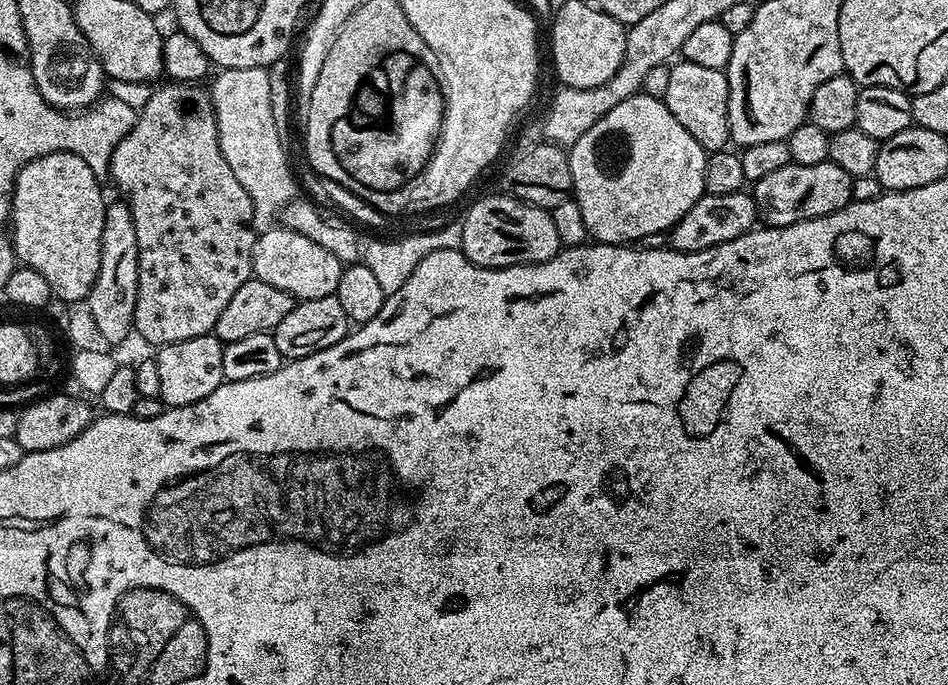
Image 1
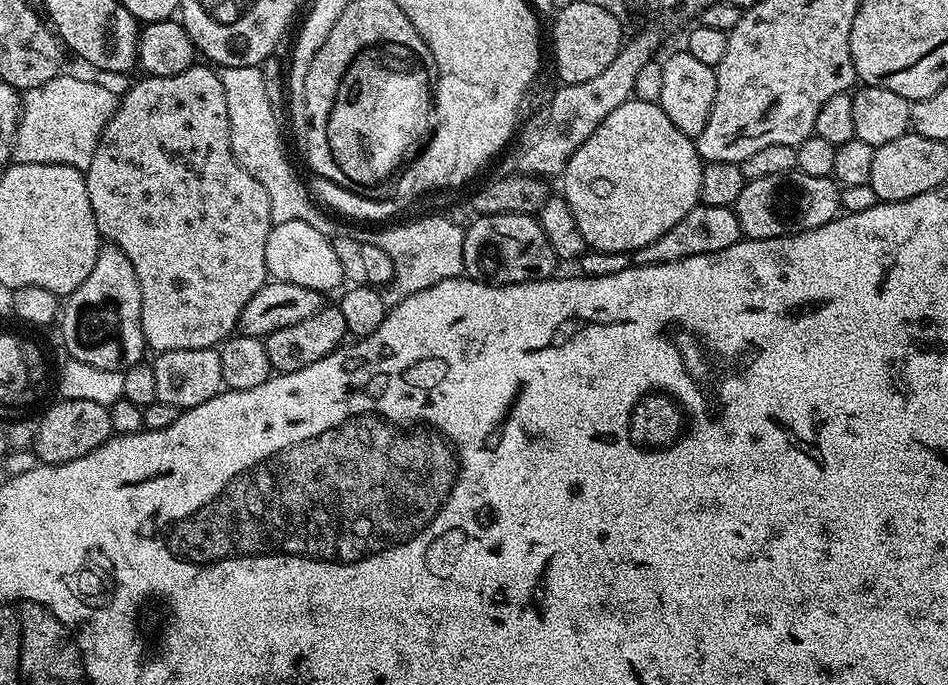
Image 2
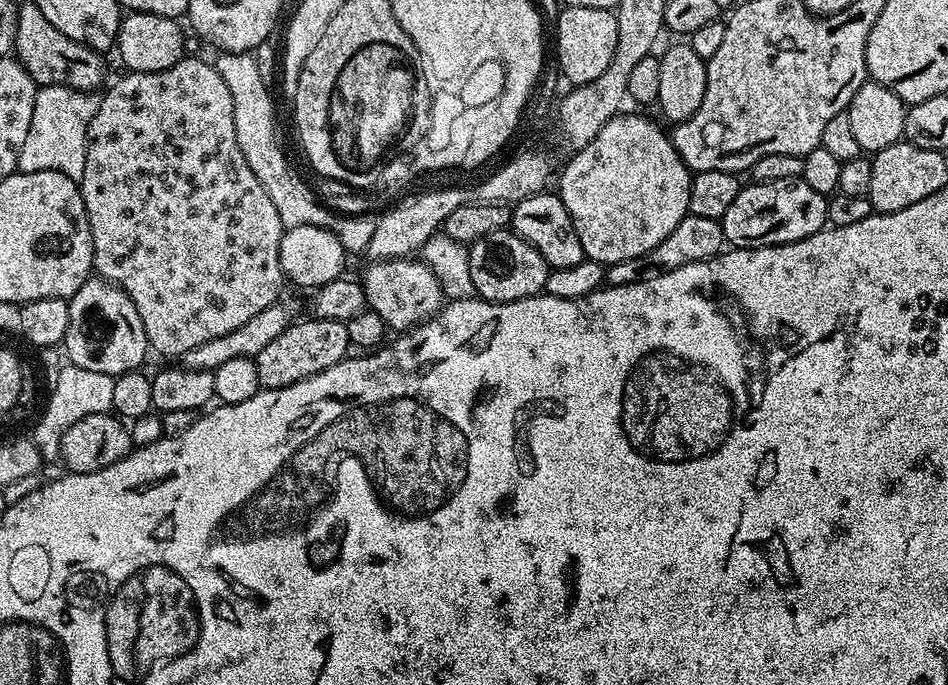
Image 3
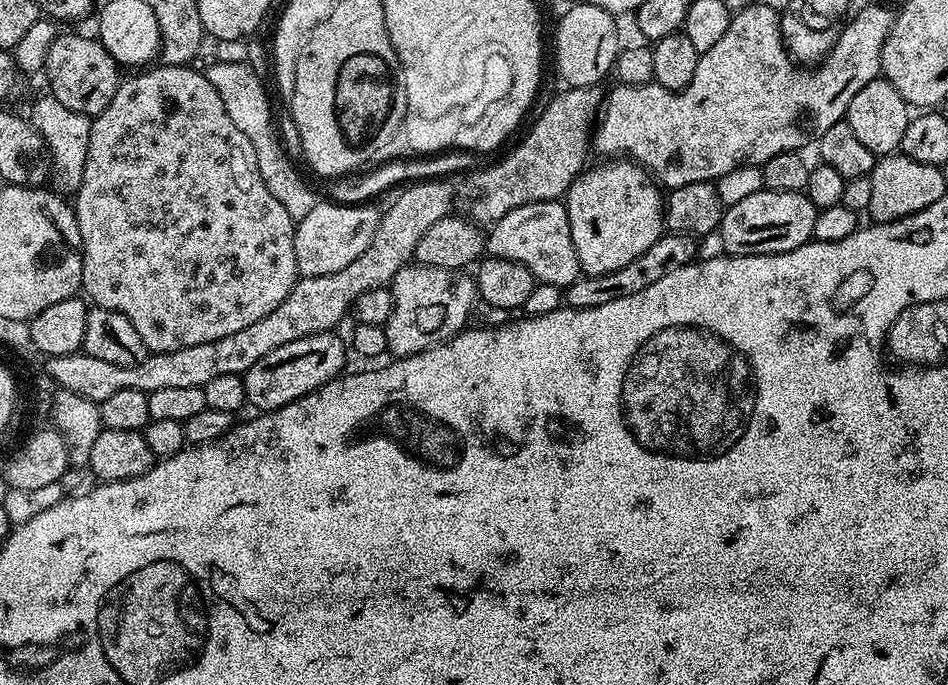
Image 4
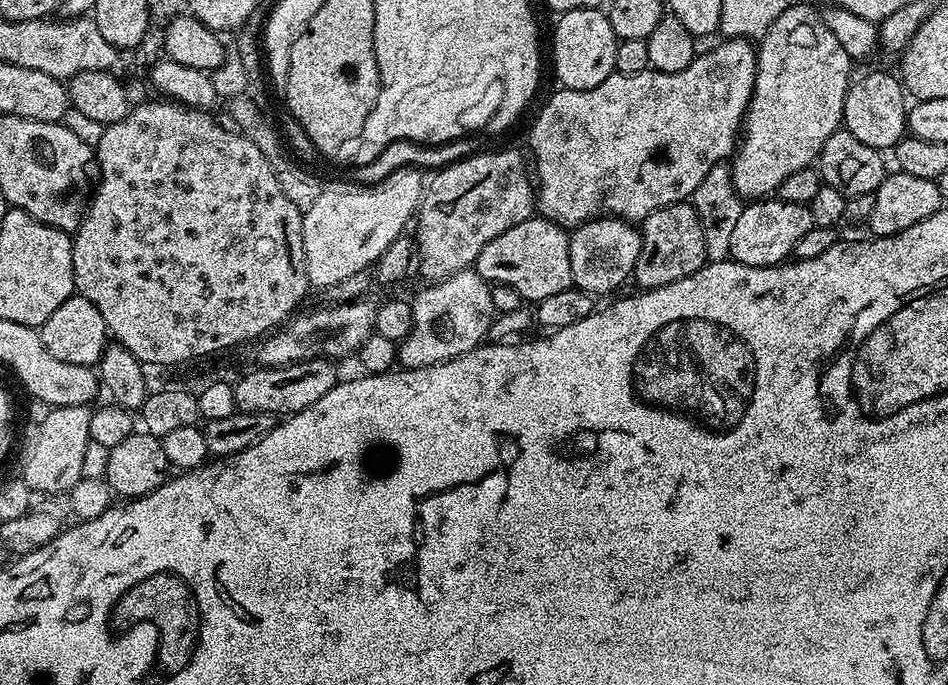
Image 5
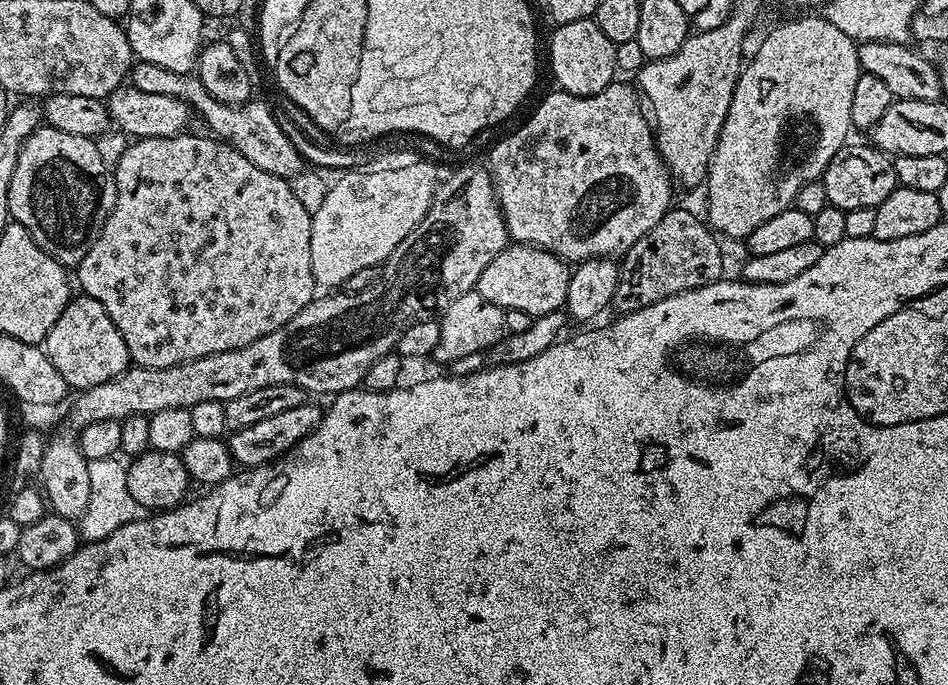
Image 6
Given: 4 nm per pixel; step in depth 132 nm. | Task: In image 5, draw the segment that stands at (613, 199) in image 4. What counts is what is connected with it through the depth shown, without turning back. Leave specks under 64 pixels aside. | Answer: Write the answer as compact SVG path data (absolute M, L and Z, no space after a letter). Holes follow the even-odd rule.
M619 218L588 220L571 229L568 241L572 283L596 298L623 286L624 279L627 281L631 277L642 250L640 228L635 223Z

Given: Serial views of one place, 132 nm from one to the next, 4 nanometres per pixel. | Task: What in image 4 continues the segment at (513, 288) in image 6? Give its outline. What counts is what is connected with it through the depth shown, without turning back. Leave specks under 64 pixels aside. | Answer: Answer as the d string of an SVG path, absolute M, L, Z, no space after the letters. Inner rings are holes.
M560 200L530 202L502 214L487 229L486 252L489 257L497 256L510 262L518 262L530 270L535 280L542 284L566 289L582 273L578 254L574 250L574 238L570 238L570 218L567 203Z

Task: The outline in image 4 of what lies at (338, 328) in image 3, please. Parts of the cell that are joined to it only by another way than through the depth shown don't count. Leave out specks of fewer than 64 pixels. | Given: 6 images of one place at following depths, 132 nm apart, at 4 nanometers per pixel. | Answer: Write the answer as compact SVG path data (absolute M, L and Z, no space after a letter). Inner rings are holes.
M330 331L294 338L294 342L286 342L286 346L270 350L270 354L262 354L243 375L248 404L256 407L257 413L273 412L337 379L345 371L346 340L336 335L340 334Z

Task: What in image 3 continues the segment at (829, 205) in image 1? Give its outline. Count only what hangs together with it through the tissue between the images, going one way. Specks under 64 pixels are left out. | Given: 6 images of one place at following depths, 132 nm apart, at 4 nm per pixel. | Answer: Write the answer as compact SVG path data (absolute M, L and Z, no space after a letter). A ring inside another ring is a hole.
M778 178L778 182L748 182L730 202L724 219L724 238L732 248L765 248L798 242L821 232L828 224L828 197L806 186L803 178Z

